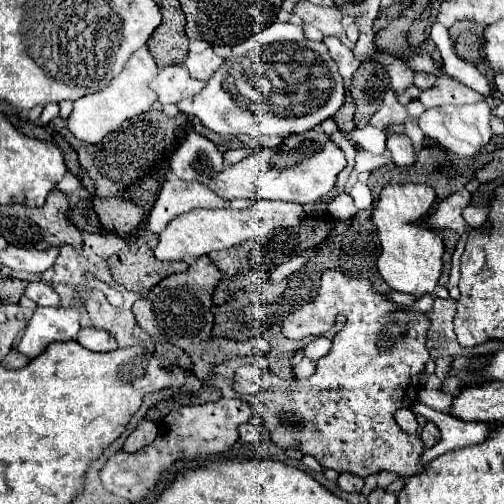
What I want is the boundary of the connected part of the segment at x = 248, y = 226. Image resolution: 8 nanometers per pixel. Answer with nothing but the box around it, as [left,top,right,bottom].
[154,200,304,263]

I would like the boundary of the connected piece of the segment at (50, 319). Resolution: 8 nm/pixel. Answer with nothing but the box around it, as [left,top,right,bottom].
[16,306,80,358]

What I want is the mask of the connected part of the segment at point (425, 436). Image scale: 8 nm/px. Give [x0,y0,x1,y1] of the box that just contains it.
[420,422,440,448]

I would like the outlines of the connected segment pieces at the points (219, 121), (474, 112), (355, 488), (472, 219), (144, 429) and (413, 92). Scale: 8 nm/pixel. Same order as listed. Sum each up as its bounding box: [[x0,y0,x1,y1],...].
[[178,22,346,138],[420,102,492,156],[338,474,364,492],[462,204,490,228],[124,420,158,452],[396,84,422,106]]

